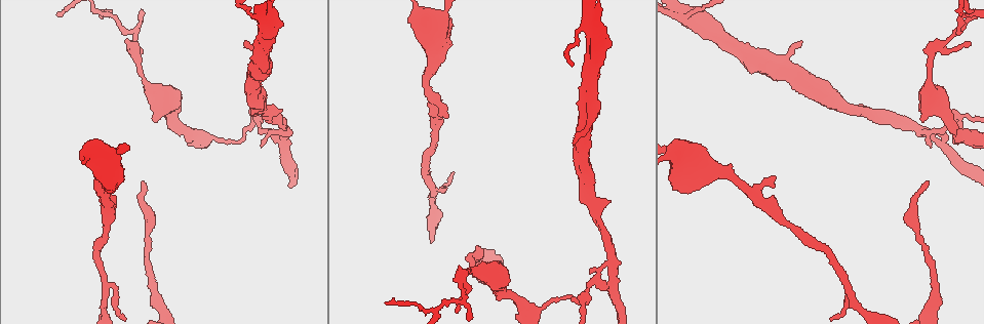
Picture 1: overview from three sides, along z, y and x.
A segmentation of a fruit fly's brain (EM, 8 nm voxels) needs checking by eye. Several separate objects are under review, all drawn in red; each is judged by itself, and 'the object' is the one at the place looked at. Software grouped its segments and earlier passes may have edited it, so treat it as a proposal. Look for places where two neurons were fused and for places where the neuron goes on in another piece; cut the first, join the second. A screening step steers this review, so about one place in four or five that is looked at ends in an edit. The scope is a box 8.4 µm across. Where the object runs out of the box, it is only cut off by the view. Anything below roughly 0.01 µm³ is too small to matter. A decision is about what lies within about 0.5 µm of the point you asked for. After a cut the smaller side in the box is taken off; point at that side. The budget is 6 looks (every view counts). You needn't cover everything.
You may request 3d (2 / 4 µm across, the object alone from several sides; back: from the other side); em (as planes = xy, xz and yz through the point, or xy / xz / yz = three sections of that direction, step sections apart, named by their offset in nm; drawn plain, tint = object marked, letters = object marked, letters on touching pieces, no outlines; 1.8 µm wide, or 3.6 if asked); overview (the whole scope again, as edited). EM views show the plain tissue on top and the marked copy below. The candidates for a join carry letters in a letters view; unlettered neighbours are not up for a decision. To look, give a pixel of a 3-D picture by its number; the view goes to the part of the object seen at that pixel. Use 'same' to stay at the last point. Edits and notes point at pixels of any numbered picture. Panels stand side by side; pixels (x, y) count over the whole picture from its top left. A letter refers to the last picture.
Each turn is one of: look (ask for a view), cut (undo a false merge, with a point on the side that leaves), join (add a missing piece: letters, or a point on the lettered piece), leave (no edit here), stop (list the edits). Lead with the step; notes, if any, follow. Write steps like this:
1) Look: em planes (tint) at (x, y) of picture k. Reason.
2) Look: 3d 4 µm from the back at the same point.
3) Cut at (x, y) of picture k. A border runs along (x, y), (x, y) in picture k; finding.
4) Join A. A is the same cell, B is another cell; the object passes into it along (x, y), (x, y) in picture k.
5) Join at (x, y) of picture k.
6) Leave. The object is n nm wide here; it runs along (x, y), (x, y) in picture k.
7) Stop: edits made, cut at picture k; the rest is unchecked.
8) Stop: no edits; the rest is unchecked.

Look: 3d 4 µm from the back at (144, 181) of picture 1. Thin end.

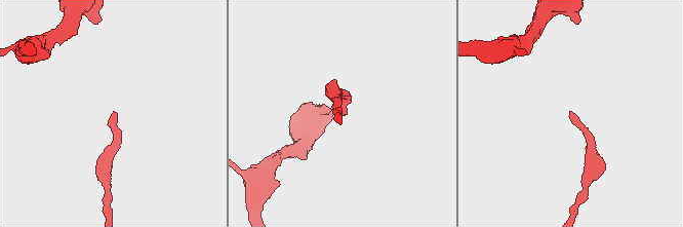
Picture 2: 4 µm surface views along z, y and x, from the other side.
Look: em 3.6 µm planes (letters) at (570, 113) of picture 2. Now the EM.

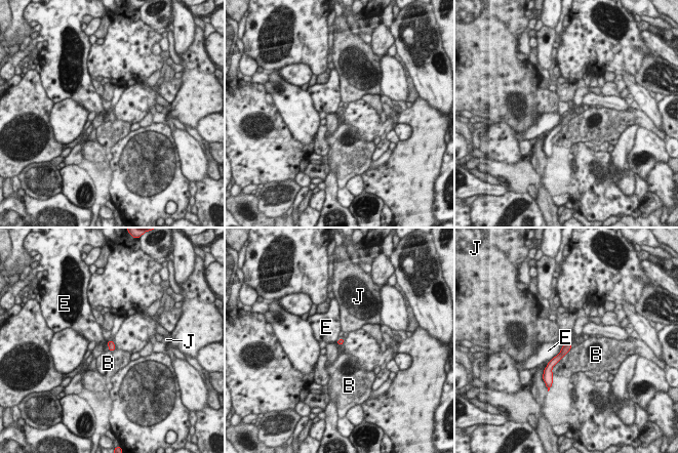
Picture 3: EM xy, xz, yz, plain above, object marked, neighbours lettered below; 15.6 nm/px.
Leave. B, E and J are other cells; a border runs along (563, 345), (550, 361) in picture 3; no lettered piece goes on from it.

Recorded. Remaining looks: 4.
Look: em 3.6 µm planes (letters) at (936, 130) of picture 1. Sharp bend.

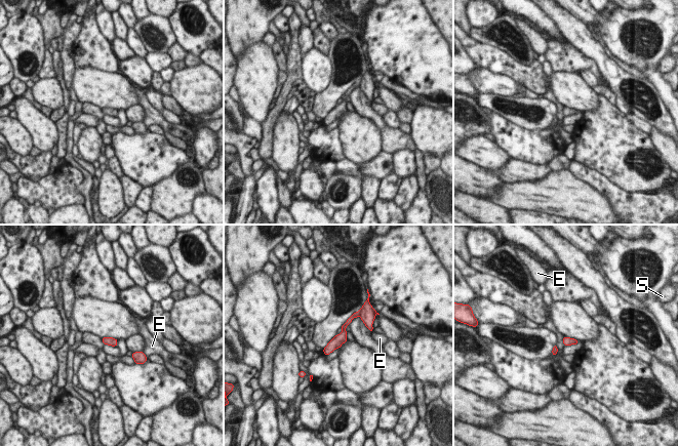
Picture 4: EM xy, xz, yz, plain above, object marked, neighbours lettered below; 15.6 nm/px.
Cut at (355, 315) of picture 4. The object is 130 nm wide here; E and S are other cells; a border runs along (359, 312), (360, 315) in picture 4; a second neuron is stuck on.

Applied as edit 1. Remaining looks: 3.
Look: overview. Redraw.

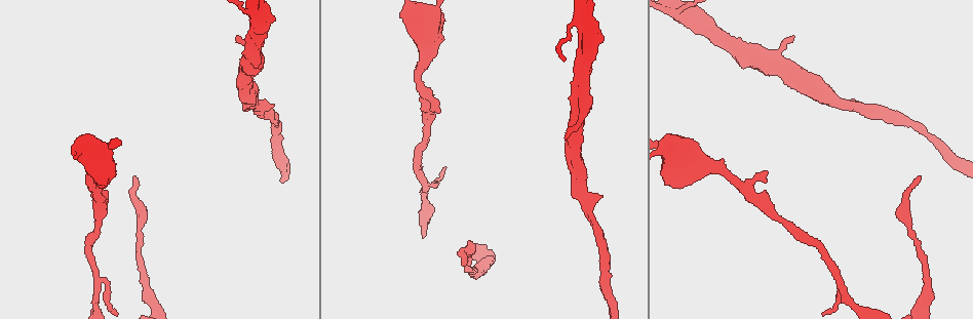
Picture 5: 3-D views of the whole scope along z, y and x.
Look: 3d 4 µm at (235, 37) of picture 5. Branch stops here.

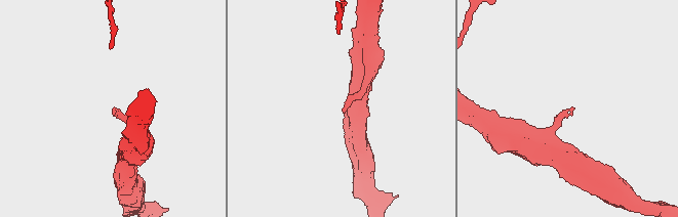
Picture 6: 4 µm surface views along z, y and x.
Look: em planes (letters) at (344, 112) of picture 6.

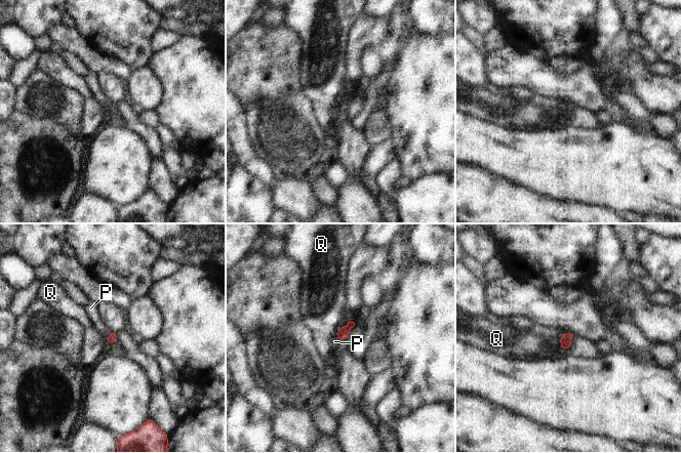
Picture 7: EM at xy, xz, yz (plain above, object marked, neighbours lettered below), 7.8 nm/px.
Join P. P is the same cell, Q is another cell; the object passes into it along (343, 332), (337, 338), (334, 341) in picture 7; the neuron continues.

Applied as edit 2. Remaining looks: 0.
Stop: edits made, cut at picture 4, join at picture 7; the rest is unchecked.

